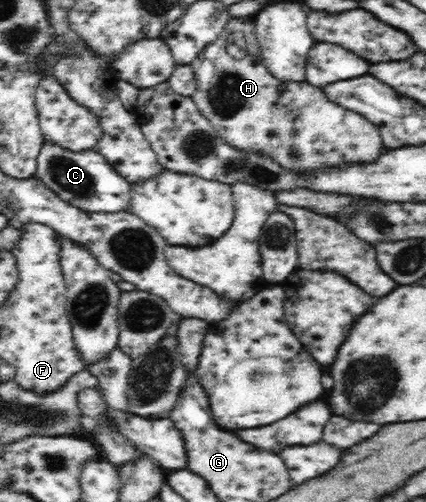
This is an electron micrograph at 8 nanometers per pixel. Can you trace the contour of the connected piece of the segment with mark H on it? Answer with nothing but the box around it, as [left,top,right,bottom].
[190,16,383,173]

